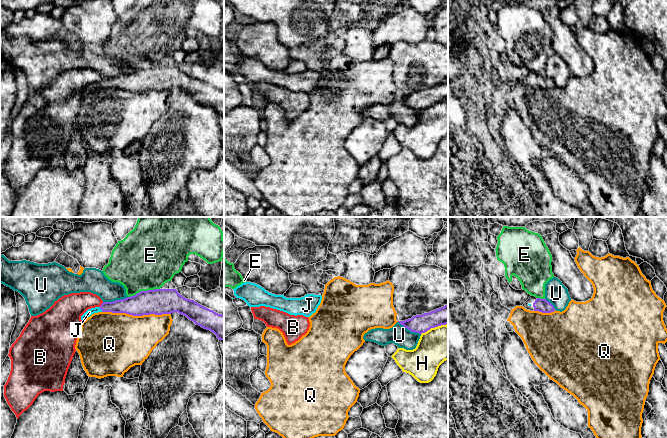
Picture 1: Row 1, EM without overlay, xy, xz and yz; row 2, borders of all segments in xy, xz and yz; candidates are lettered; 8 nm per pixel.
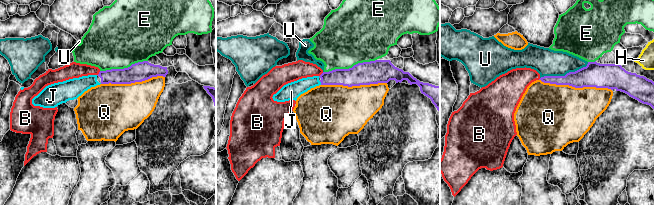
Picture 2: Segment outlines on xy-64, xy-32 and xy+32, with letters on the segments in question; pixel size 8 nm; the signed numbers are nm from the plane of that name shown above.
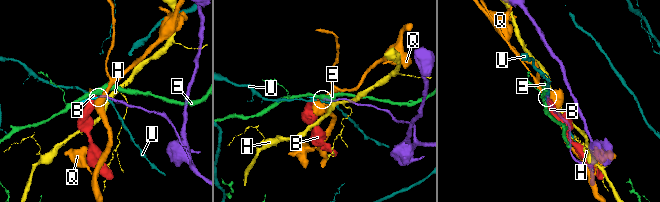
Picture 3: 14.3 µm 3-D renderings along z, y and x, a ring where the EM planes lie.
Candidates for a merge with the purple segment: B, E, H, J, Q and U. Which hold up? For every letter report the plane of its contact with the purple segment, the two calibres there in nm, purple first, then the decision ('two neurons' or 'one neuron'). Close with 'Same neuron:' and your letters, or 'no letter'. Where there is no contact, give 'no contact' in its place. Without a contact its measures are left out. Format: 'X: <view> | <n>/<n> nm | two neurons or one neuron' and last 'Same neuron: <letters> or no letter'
B: xy | 150/220 nm | two neurons
E: xy | 200/480 nm | two neurons
H: xz | 150/280 nm | two neurons
J: xy | 140/60 nm | one neuron
Q: xy | 200/460 nm | two neurons
U: xy | 190/200 nm | two neurons
Same neuron: J

